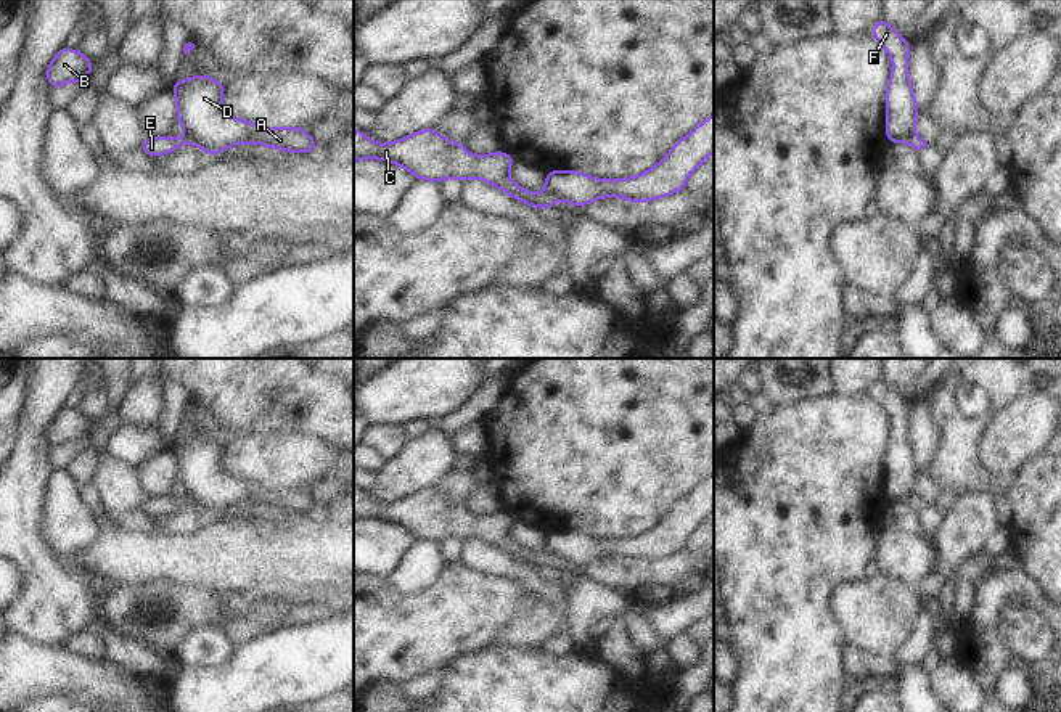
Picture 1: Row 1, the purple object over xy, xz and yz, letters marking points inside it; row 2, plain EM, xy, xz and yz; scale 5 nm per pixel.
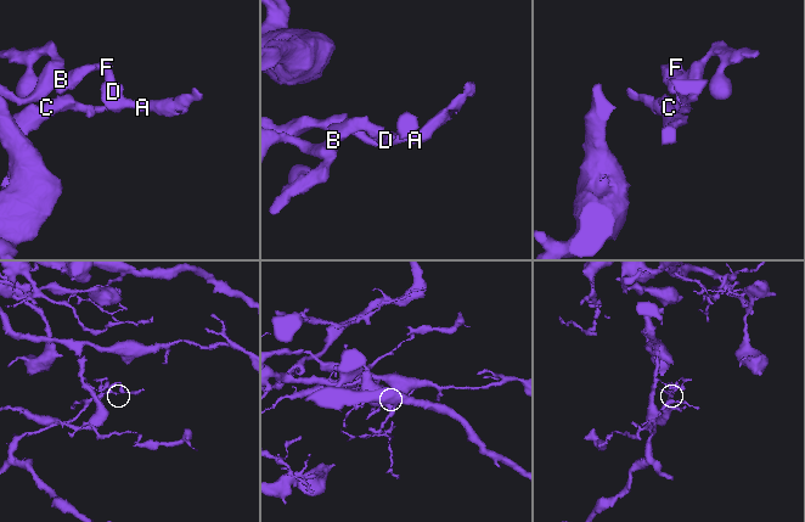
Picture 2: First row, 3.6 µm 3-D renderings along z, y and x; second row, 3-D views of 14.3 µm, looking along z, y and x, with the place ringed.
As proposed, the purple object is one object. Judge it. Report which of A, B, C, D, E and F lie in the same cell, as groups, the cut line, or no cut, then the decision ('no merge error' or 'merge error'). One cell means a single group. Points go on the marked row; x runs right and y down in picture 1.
A B D F / C E; cut in xy along (185, 137), (193, 143); merge error

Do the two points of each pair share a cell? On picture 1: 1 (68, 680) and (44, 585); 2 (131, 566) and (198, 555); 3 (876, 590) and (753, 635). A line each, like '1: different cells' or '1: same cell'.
1: different cells
2: same cell
3: different cells

